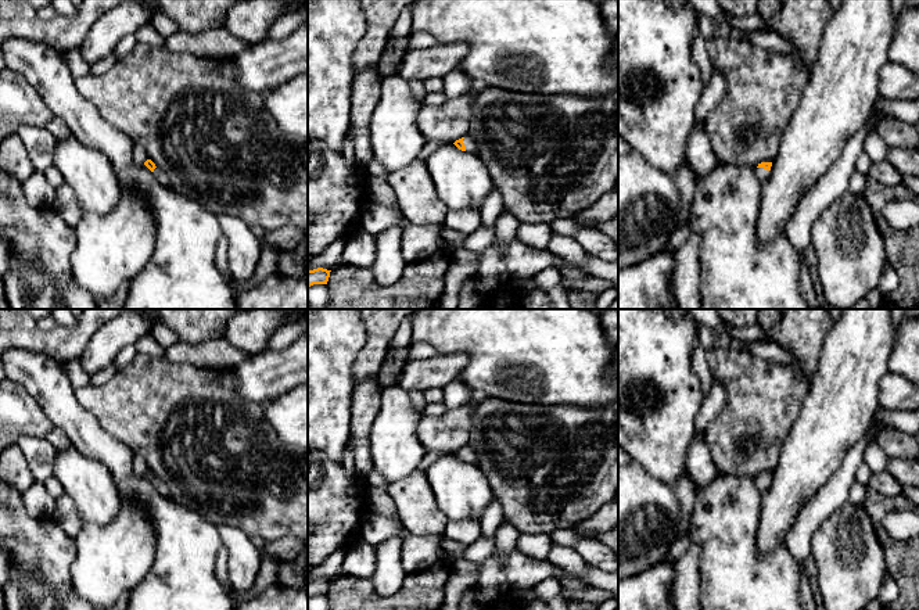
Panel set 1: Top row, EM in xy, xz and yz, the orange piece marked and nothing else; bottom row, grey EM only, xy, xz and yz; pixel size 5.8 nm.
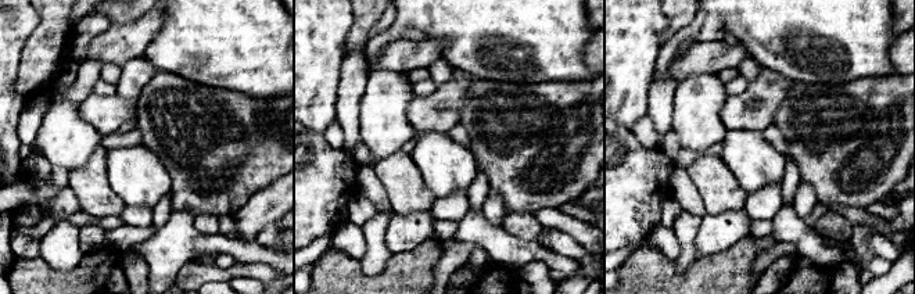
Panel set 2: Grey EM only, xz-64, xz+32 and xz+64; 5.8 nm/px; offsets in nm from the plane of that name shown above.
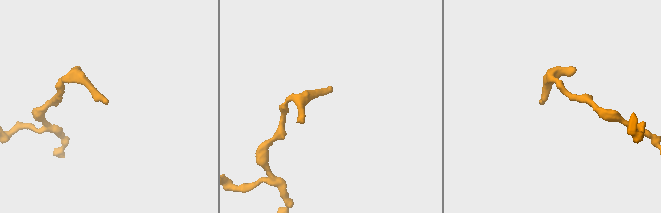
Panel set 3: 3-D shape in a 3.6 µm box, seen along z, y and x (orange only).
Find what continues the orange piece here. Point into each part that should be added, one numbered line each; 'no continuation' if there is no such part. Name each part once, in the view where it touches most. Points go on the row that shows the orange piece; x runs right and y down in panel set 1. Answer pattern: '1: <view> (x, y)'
1: xz (469, 142)

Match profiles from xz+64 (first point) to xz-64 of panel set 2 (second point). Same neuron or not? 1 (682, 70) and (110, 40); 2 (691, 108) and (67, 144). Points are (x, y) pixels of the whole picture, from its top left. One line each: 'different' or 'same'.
1: same
2: same

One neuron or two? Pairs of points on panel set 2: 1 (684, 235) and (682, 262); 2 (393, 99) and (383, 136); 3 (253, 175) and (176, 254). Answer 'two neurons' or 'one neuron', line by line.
1: one neuron
2: one neuron
3: two neurons

